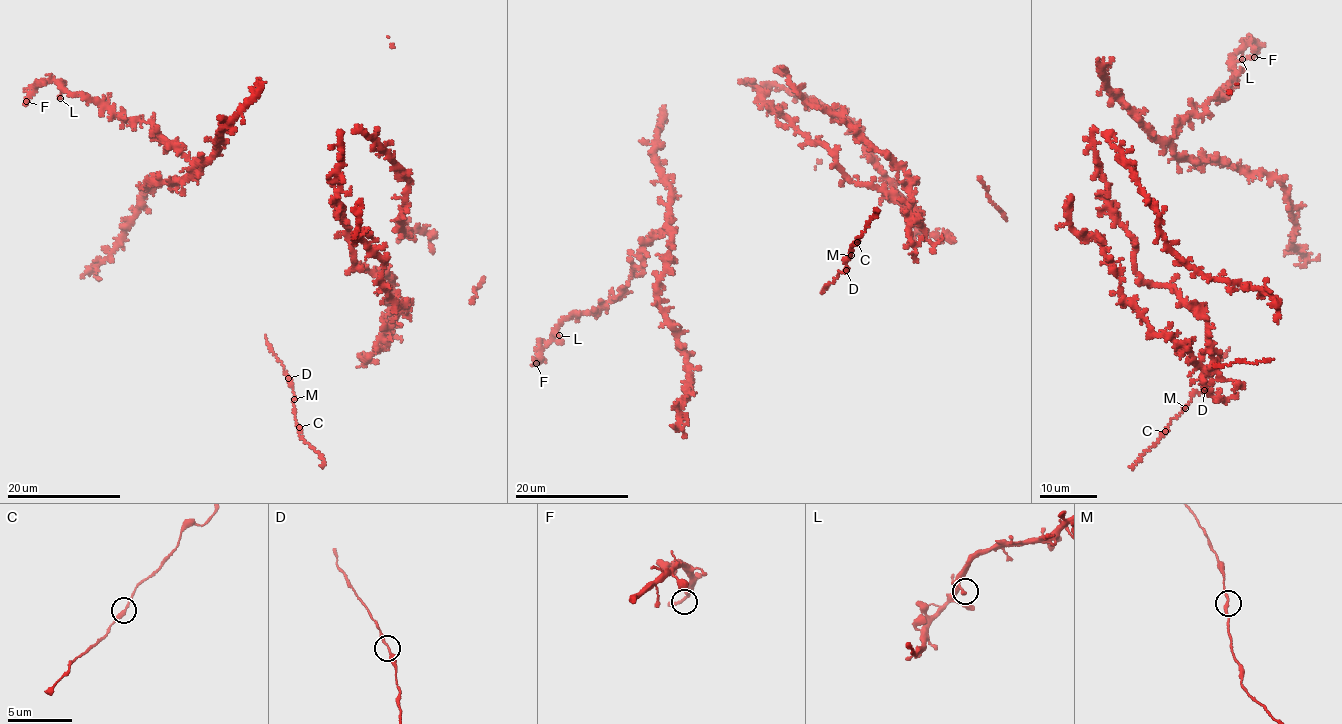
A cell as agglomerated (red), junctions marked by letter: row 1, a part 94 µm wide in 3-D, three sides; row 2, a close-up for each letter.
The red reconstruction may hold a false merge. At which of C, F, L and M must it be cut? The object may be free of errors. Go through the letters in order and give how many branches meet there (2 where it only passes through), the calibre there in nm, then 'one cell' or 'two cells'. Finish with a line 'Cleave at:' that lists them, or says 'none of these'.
C: branches 2; calibre 280 nm; one cell
F: branches 2; calibre 240 nm; one cell
L: branches 1; calibre 240 nm; one cell
M: branches 2; calibre 200 nm; one cell
Cleave at: none of these

